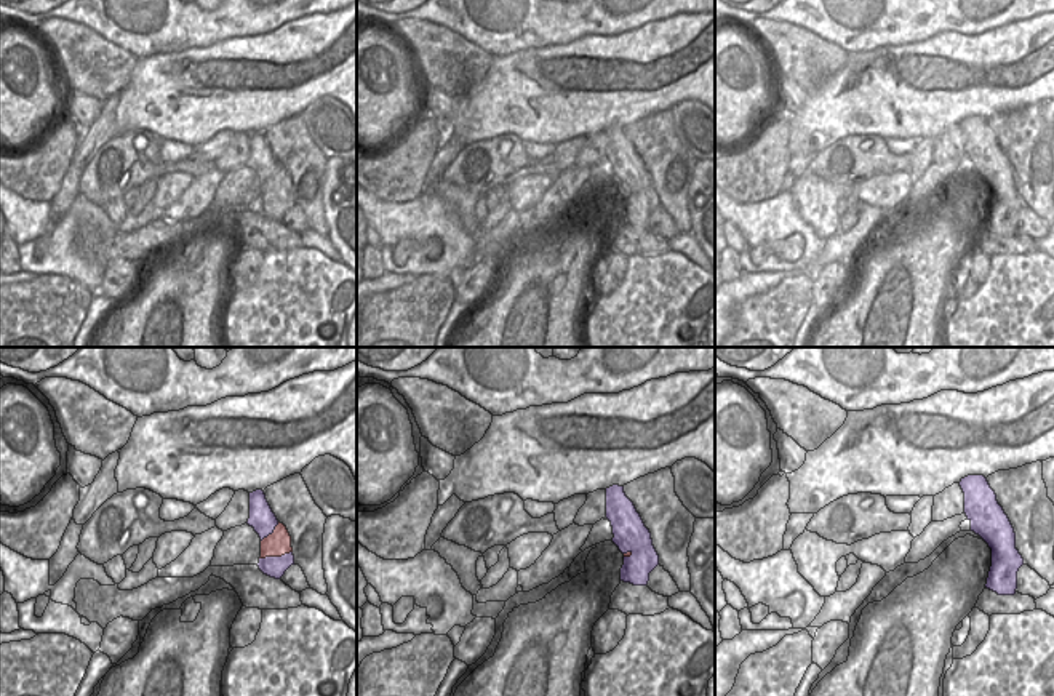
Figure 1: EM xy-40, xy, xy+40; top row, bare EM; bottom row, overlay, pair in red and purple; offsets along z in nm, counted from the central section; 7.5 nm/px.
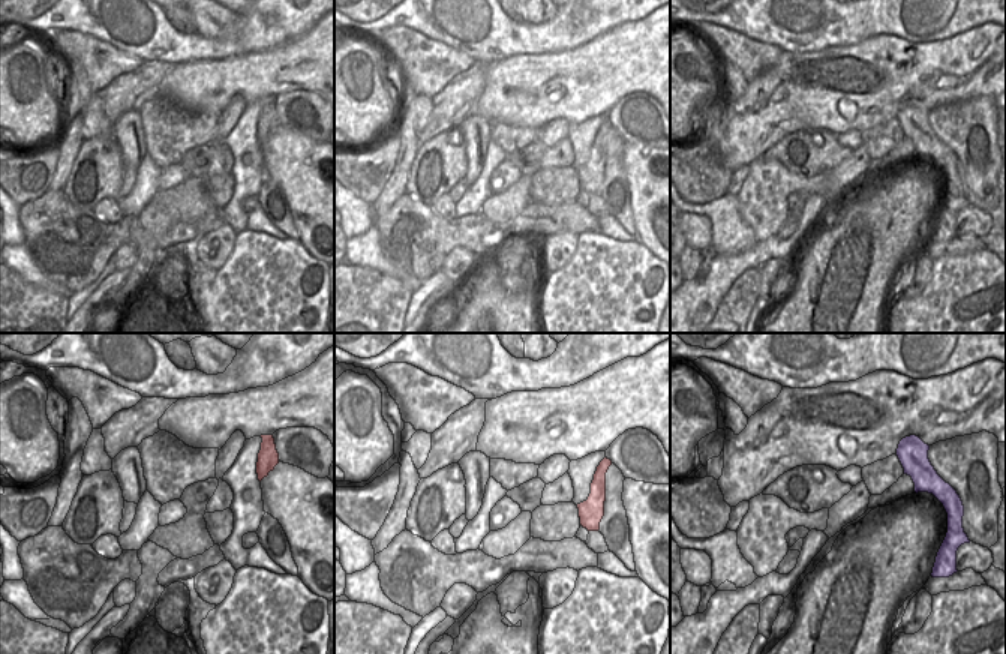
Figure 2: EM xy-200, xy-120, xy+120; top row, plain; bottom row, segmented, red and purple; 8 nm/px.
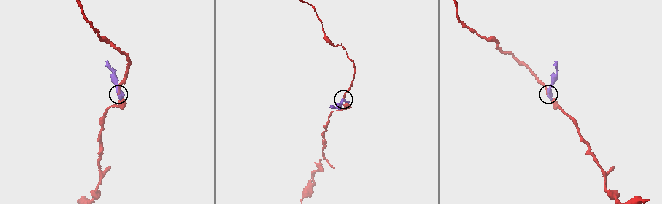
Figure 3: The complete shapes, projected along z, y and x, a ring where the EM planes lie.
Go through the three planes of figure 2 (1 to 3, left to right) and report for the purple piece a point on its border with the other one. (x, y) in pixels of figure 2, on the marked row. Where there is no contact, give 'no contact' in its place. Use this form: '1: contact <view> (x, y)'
1: no contact
2: no contact
3: no contact

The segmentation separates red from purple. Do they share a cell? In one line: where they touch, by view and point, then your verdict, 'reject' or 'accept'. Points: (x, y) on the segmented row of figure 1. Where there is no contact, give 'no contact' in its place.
xy-40 (275, 556) | reject

